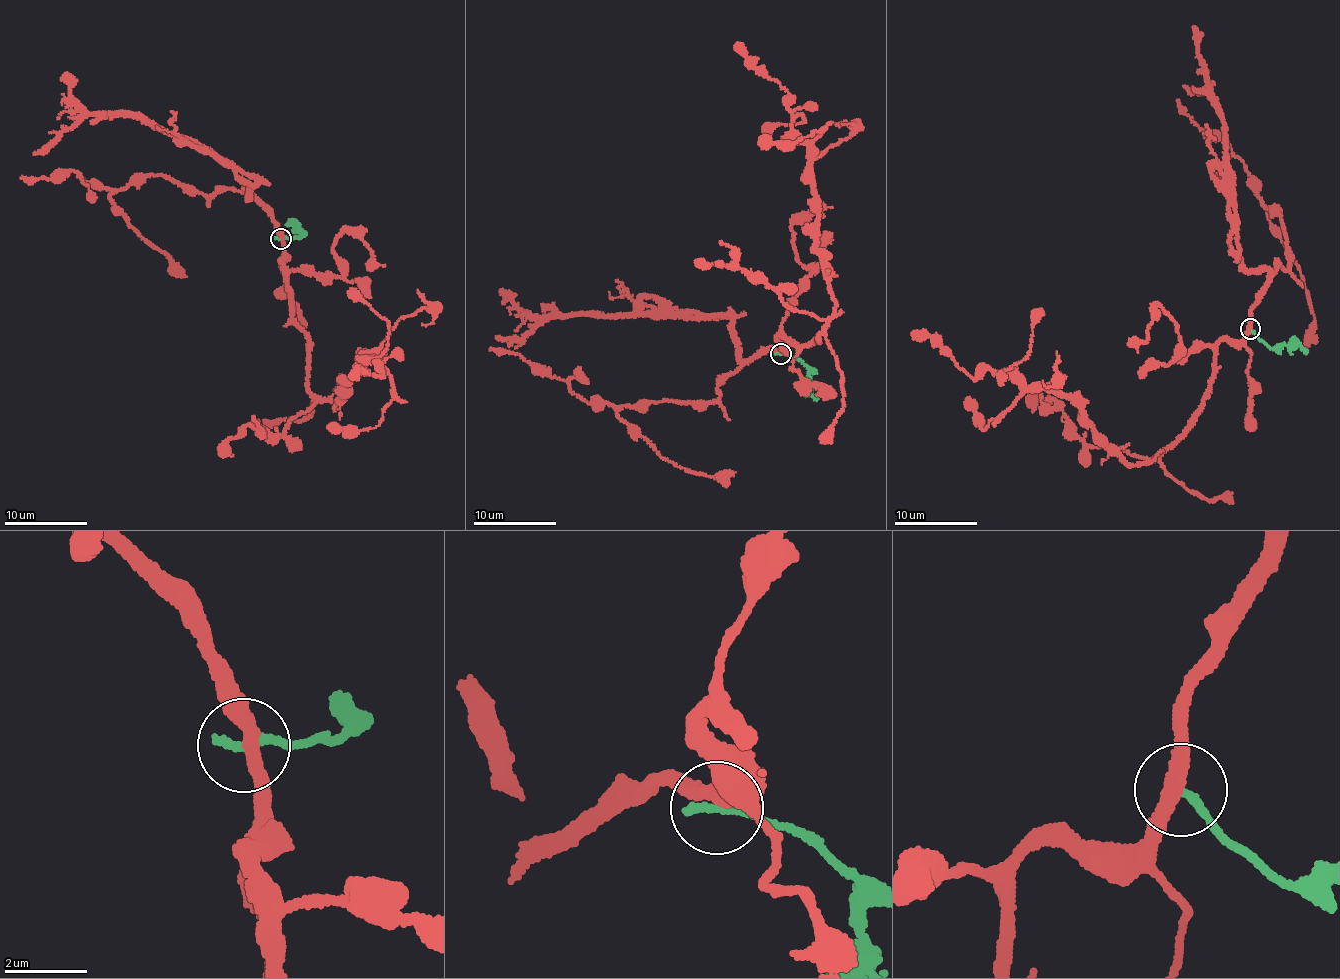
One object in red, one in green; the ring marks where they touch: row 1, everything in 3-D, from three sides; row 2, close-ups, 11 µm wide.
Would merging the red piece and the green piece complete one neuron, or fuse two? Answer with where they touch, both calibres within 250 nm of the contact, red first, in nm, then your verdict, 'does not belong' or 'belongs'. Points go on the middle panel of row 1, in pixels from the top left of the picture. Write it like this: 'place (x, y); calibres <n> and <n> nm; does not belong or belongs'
place (781, 353); calibres 340 and 240 nm; does not belong

